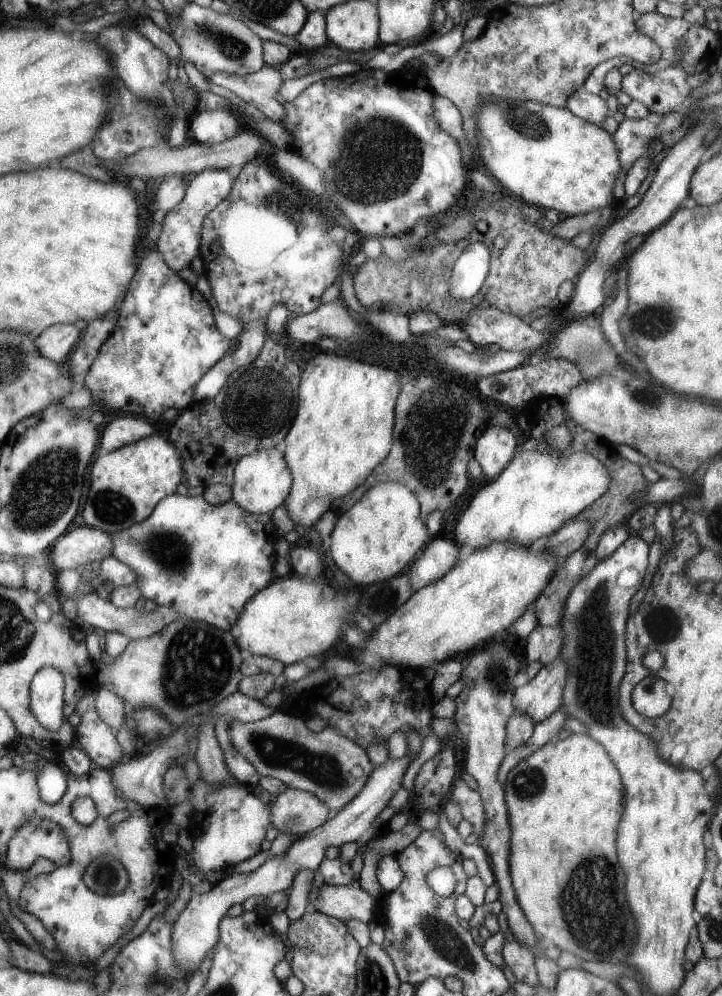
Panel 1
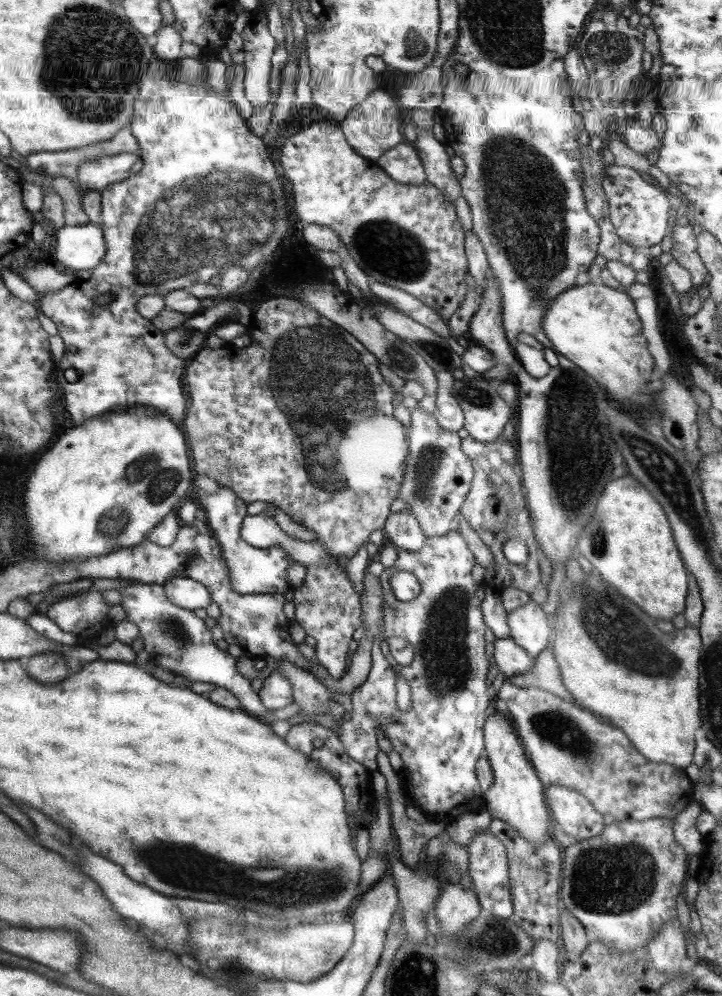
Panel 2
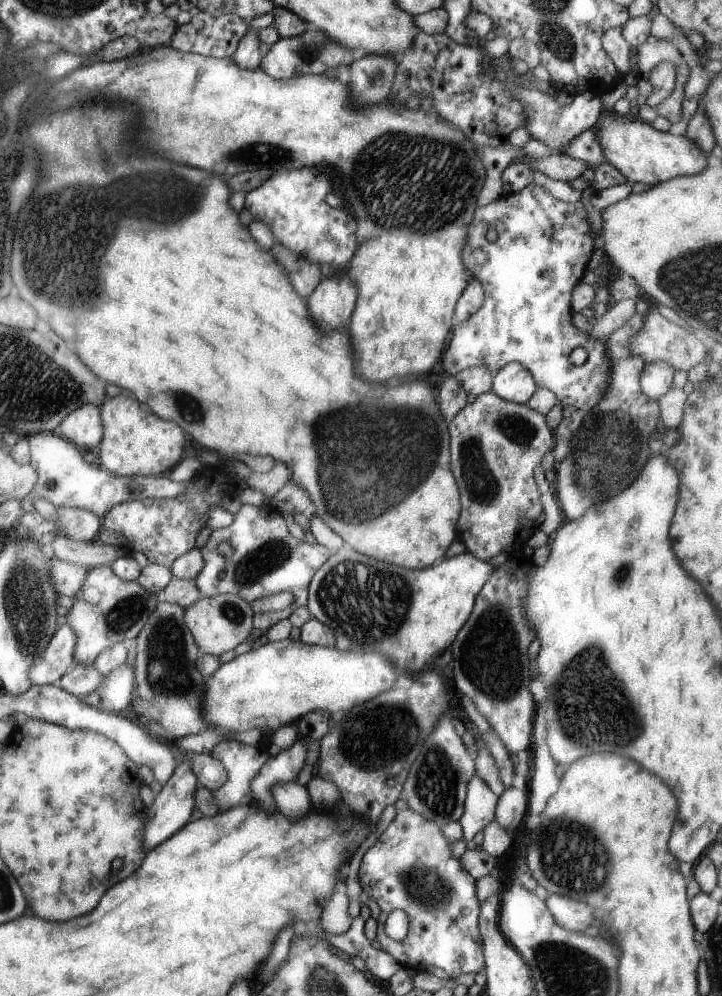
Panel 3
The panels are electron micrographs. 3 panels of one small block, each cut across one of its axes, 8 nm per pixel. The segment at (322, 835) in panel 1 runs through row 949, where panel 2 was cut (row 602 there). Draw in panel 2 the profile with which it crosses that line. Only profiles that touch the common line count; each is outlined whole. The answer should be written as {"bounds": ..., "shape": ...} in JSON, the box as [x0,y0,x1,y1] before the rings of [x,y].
{"bounds":[163,578,212,610],"shape":[[[170,578],[163,584],[165,595],[176,605],[187,610],[206,609],[212,602],[210,591],[190,578]]]}

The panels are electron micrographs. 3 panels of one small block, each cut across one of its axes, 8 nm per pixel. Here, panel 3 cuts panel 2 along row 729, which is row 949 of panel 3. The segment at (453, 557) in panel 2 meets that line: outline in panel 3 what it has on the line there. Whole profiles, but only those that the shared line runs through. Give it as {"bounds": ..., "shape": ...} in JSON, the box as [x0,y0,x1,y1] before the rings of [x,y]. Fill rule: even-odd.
{"bounds":[359,808,485,979],"shape":[[[400,808],[396,817],[384,830],[374,846],[362,858],[359,882],[370,898],[380,906],[377,924],[377,940],[382,949],[389,952],[402,967],[412,973],[425,970],[427,966],[438,966],[448,973],[450,979],[460,974],[478,974],[485,968],[483,938],[479,927],[479,902],[476,882],[463,867],[460,859],[452,855],[452,844],[448,842],[442,828],[426,820],[412,808]],[[392,910],[404,910],[409,918],[409,929],[404,940],[392,940],[386,932],[386,919]]]}

